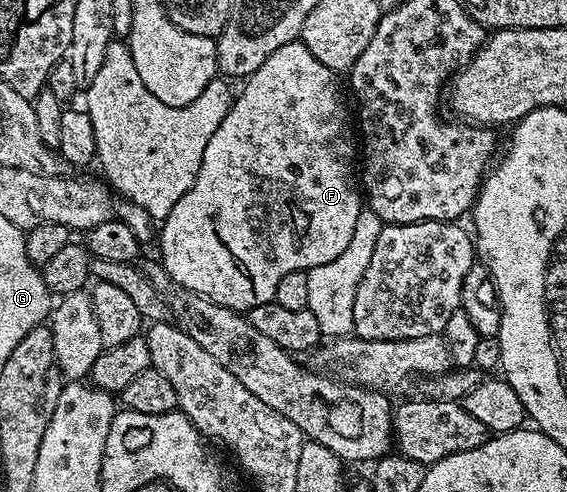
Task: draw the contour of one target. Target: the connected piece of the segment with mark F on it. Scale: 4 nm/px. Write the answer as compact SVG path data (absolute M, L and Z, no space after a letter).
M301 42L281 46L281 50L273 50L269 58L265 58L262 66L246 77L243 93L236 95L225 118L217 126L216 132L209 138L205 146L204 158L201 162L195 184L181 198L167 218L162 221L163 233L159 236L159 252L165 270L173 282L180 283L187 290L219 303L234 312L246 313L253 306L270 304L277 294L277 282L285 278L285 274L302 272L316 268L325 262L333 262L345 246L349 246L349 238L353 238L353 230L357 226L357 218L364 211L365 204L361 199L361 184L357 172L351 167L357 164L357 132L353 120L347 117L347 108L343 105L343 96L339 93L340 77L329 66L317 62L313 54Z

